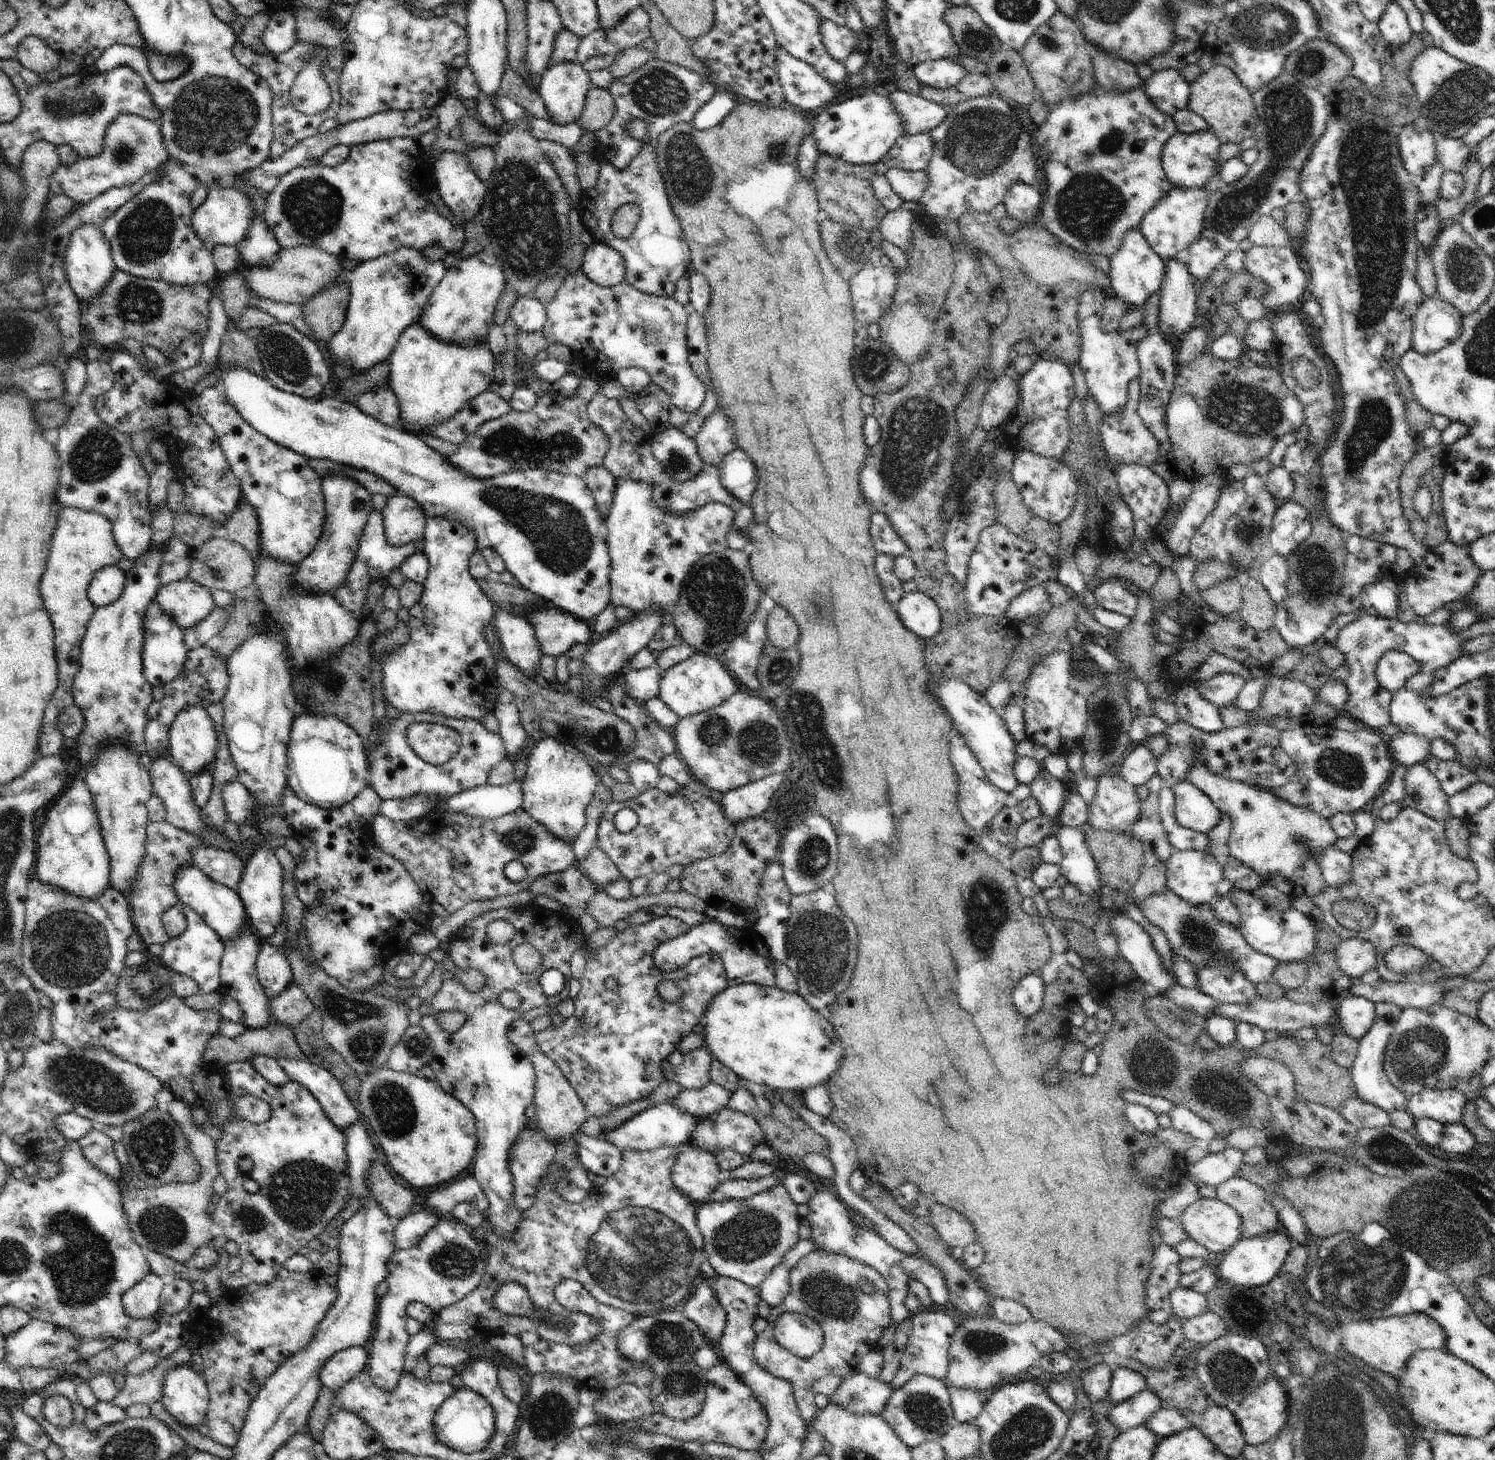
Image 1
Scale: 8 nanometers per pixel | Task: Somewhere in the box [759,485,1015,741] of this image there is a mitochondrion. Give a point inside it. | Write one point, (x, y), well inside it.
(779, 669)

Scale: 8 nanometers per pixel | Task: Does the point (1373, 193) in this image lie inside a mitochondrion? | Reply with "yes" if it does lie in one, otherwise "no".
yes

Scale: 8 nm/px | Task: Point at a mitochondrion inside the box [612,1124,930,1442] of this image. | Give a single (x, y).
(750, 1235)

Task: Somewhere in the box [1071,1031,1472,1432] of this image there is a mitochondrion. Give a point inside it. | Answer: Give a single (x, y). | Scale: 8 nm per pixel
(1358, 1276)

